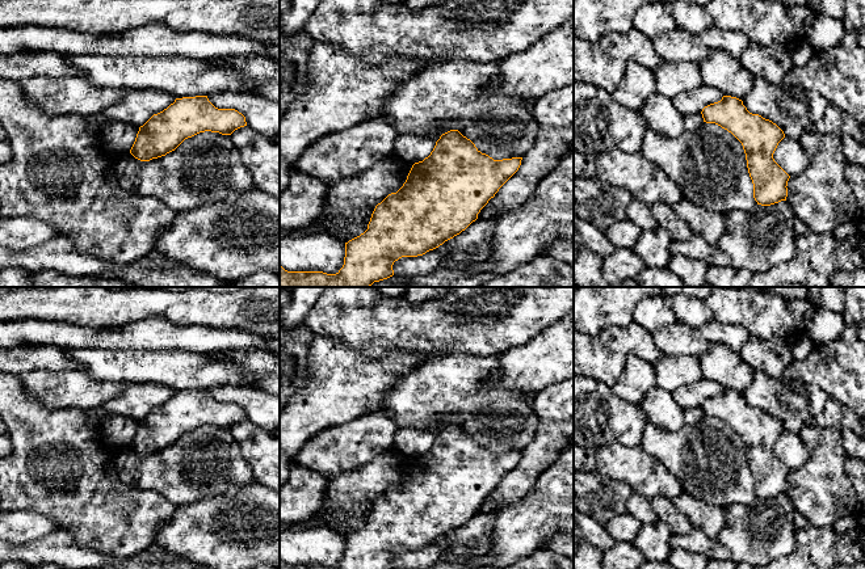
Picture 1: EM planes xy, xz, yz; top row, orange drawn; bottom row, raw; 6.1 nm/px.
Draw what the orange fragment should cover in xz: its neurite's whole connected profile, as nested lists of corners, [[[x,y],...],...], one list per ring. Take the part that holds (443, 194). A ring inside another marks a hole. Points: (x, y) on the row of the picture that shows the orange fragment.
[[[458,130],[442,134],[431,155],[412,165],[403,186],[375,206],[368,229],[345,243],[344,265],[336,274],[287,271],[280,266],[280,287],[370,287],[392,277],[395,261],[423,256],[475,222],[480,210],[518,170],[521,160],[494,160]]]

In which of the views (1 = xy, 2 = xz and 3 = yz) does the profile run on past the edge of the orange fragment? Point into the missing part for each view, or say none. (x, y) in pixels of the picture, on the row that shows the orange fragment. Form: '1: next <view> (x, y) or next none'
1: next none
2: next none
3: next none

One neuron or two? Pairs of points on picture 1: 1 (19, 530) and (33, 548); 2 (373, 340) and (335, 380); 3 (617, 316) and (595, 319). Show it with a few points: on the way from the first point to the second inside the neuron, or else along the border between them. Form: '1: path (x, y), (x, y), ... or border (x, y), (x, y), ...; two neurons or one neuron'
1: border (58, 531), (49, 532), (26, 543), (13, 544); two neurons
2: border (334, 338), (368, 357), (383, 357), (391, 352); two neurons
3: path (612, 316), (600, 319); one neuron

